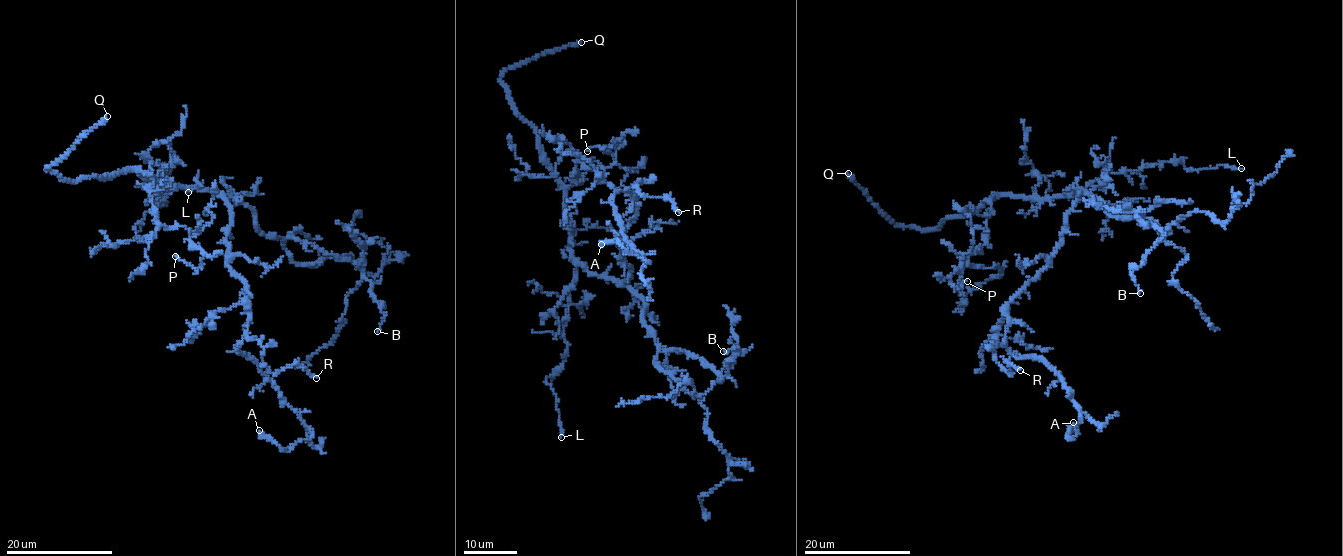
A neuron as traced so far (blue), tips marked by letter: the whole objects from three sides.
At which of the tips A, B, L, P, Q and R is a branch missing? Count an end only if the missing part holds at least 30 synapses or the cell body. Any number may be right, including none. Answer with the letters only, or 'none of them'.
Q

